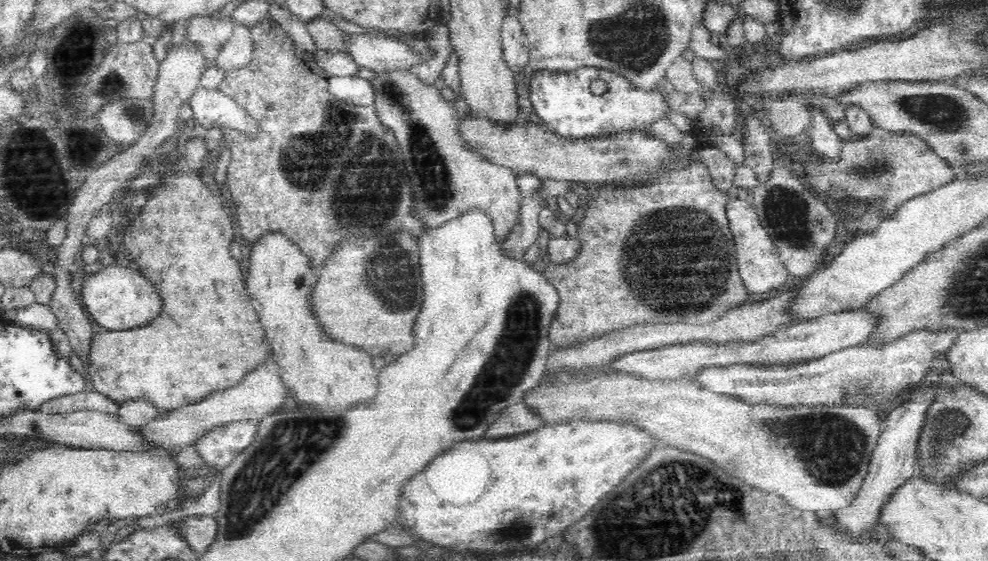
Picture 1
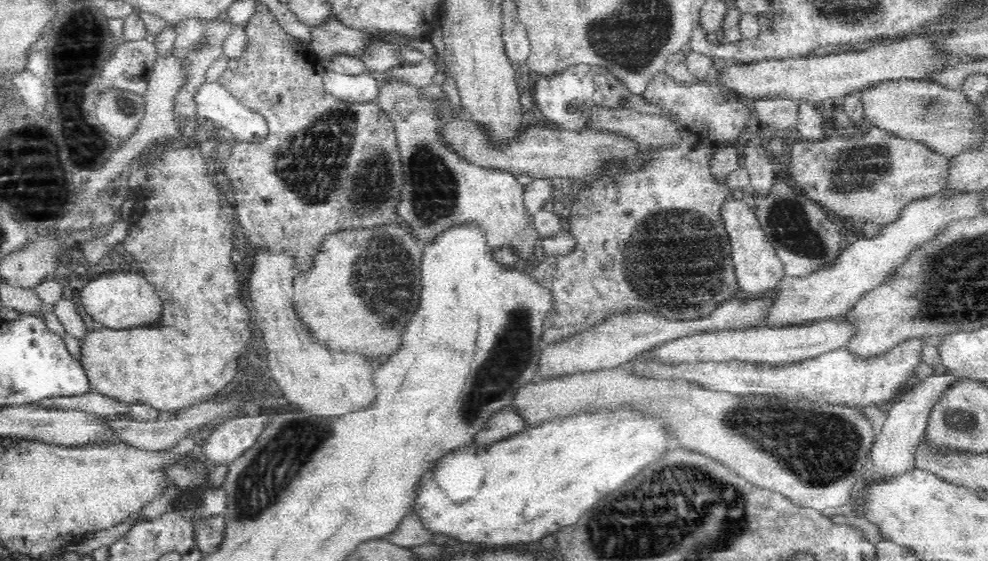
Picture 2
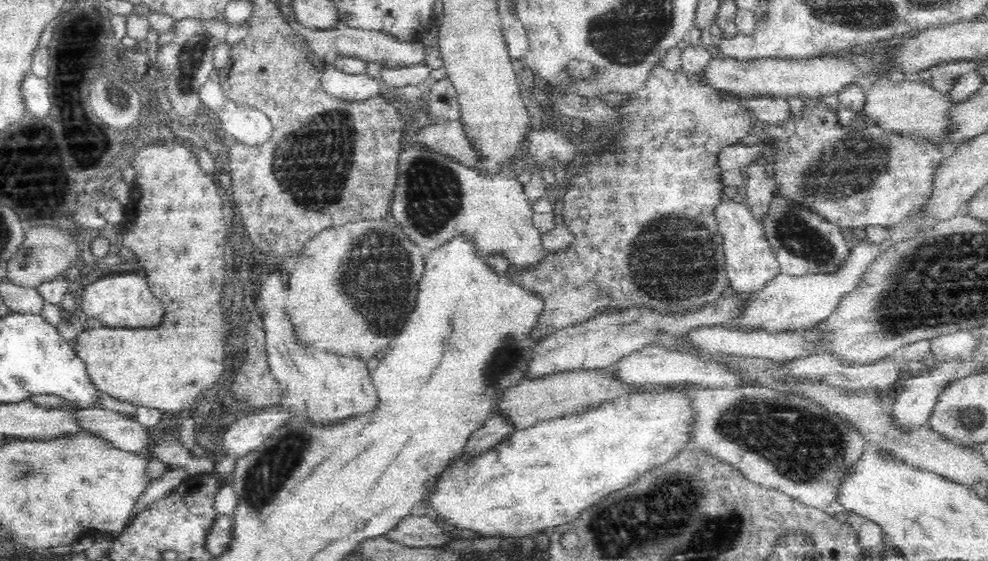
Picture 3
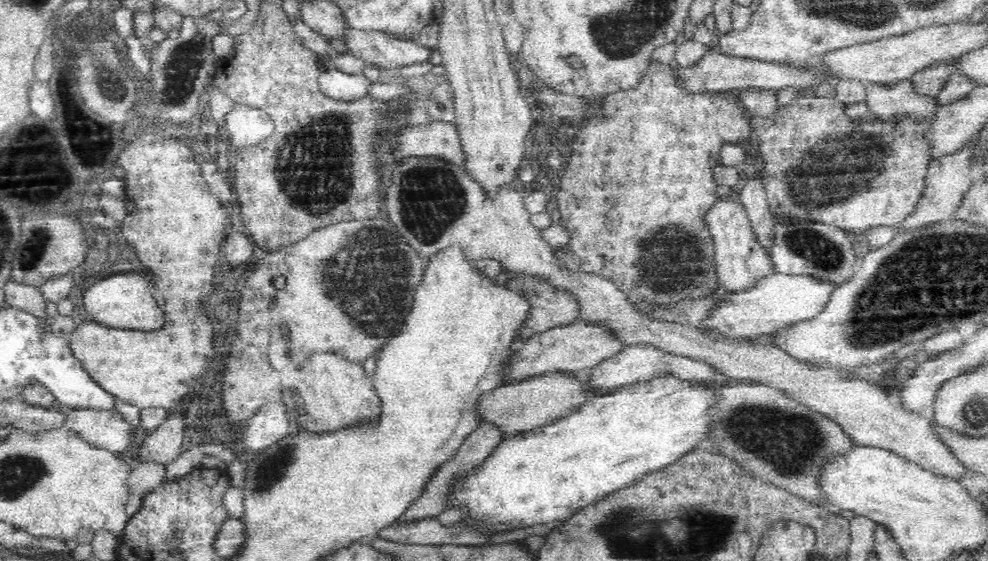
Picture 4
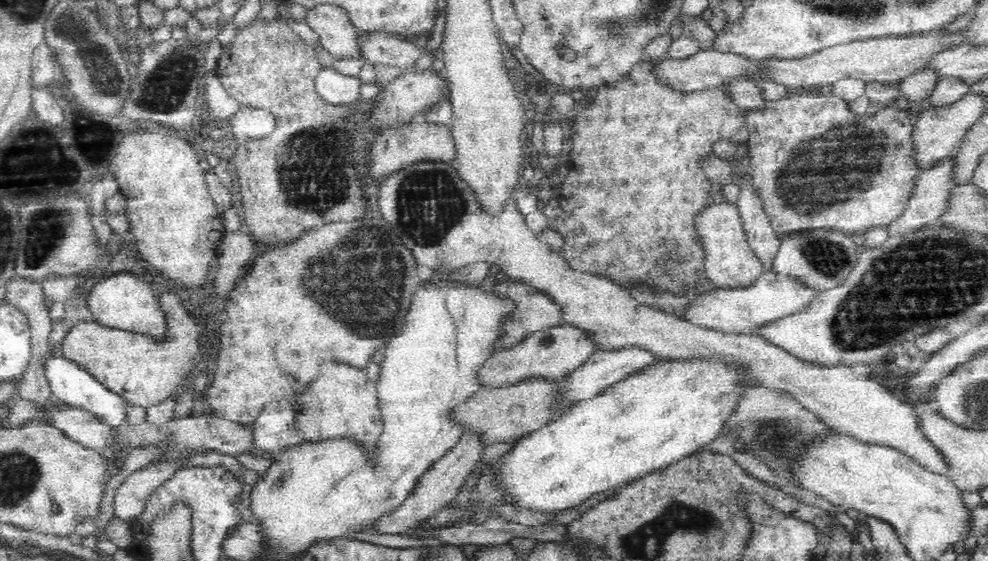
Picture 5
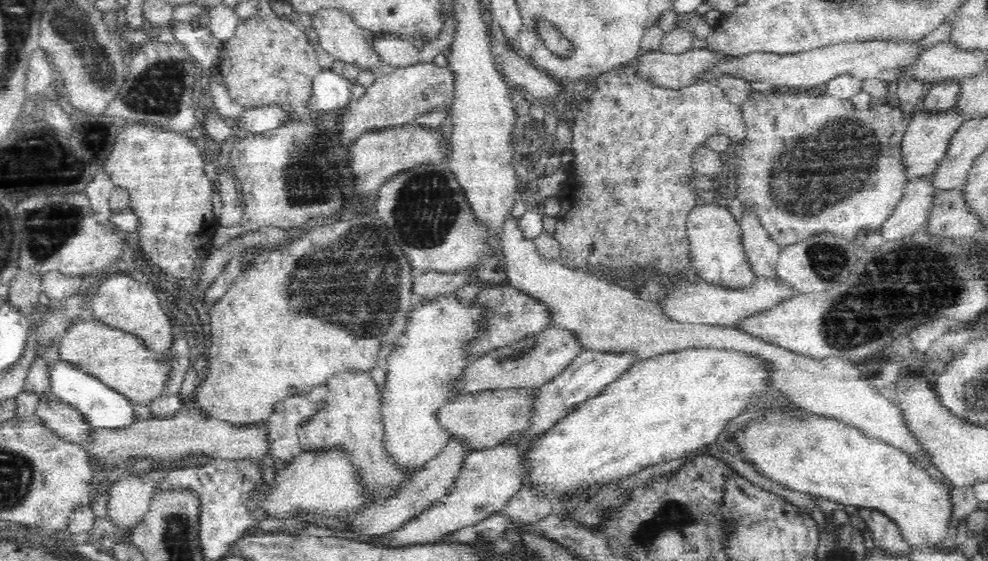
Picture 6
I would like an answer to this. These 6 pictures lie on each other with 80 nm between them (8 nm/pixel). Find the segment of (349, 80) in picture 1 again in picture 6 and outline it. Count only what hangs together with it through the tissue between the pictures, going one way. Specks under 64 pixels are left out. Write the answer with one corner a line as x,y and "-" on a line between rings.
323,68
313,79
305,108
311,116
321,119
324,114
342,108
351,99
351,88
352,83
348,83
346,78

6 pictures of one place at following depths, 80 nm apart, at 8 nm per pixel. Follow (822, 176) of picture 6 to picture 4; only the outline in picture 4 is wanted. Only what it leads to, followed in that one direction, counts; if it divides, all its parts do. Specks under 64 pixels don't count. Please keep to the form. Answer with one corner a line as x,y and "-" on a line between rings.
800,92
789,103
778,103
773,115
749,116
752,134
758,136
758,154
764,164
760,182
776,221
786,225
804,221
838,227
854,236
863,235
872,227
893,227
910,216
923,191
923,176
929,165
929,144
923,137
923,125
906,113
889,119
849,118
846,105
836,97
817,95
811,98

